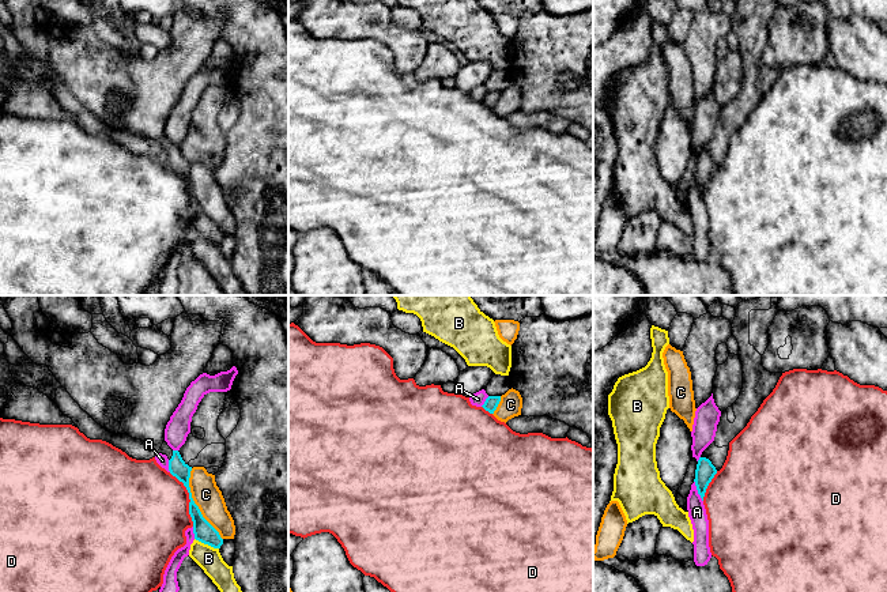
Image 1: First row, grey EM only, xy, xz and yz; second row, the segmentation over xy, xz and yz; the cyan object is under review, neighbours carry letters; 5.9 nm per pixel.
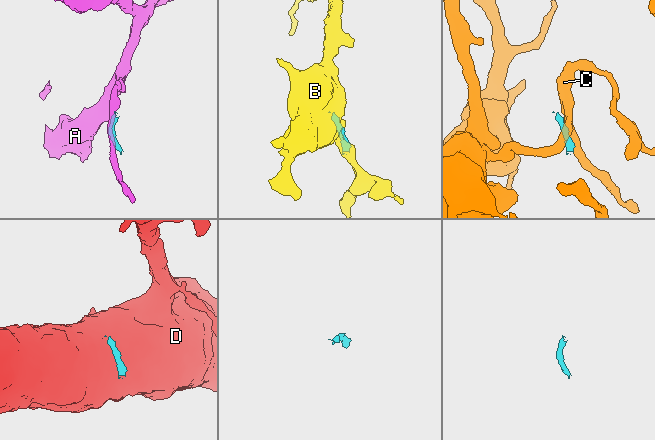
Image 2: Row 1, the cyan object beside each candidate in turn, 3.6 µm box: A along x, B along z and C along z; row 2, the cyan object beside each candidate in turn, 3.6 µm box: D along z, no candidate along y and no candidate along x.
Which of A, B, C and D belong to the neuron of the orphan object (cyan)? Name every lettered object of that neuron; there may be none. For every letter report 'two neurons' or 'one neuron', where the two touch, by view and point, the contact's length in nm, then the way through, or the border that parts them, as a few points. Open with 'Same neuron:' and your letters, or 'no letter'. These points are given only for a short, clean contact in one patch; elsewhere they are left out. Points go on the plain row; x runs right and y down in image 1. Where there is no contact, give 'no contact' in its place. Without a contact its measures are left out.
Same neuron: no letter
A: two neurons; contact yz (698, 187); length 140 nm
B: two neurons; contact xy (207, 238); length 160 nm; border xy (195, 233), (218, 244)
C: two neurons; contact xy (195, 199); length 460 nm
D: two neurons; contact xy (189, 193); length 360 nm

